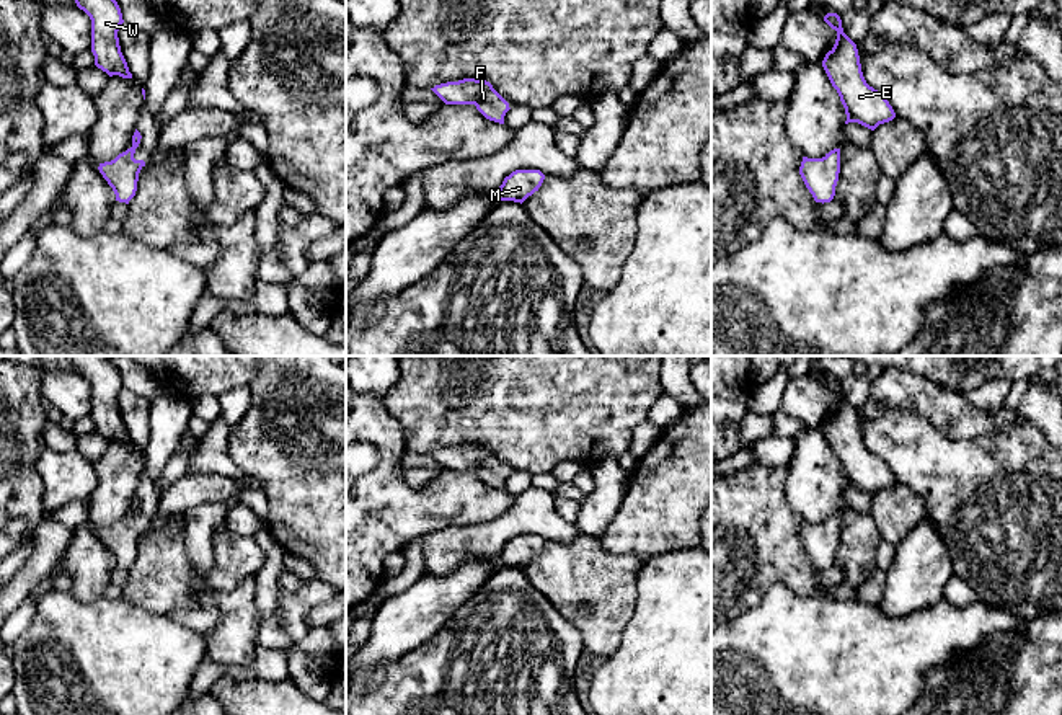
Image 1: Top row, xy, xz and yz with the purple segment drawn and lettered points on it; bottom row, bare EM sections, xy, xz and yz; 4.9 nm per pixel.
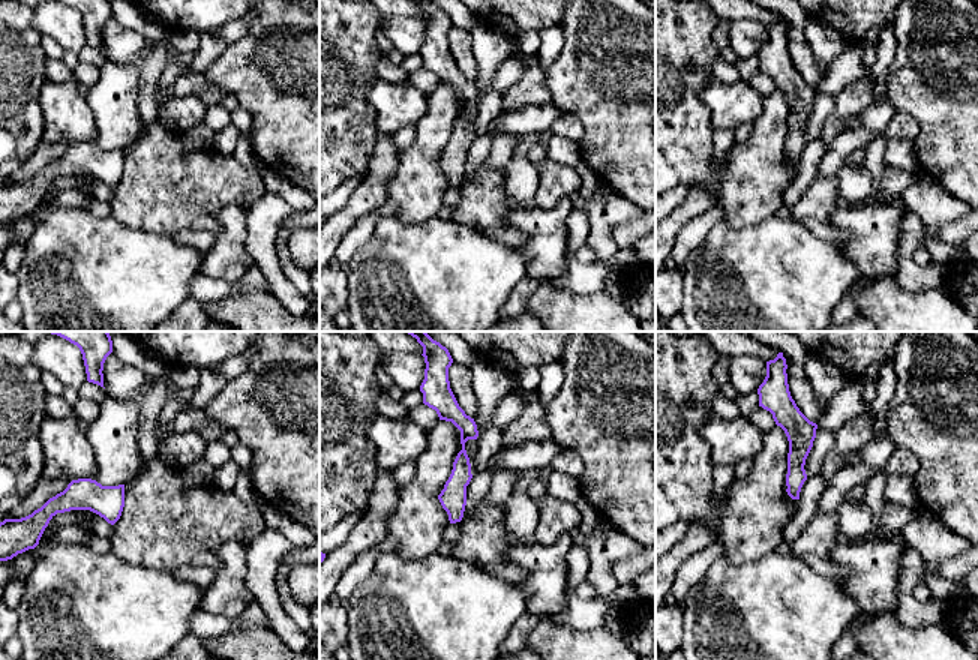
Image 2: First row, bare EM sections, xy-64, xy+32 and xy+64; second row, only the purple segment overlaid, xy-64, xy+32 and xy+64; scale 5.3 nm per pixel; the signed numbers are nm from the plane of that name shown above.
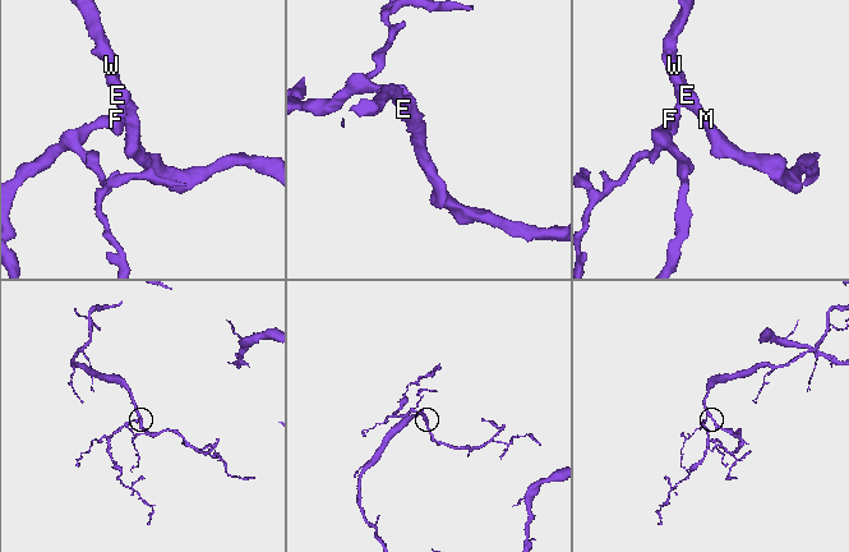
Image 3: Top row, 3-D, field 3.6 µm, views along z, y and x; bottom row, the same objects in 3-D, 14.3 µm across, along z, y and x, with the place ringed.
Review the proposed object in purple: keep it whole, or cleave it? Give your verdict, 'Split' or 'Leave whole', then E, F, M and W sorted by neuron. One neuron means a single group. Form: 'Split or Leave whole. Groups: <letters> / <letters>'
Leave whole. Groups: E F M W

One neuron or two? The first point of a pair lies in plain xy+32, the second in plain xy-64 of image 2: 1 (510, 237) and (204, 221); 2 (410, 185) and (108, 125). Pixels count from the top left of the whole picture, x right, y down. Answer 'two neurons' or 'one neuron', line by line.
1: two neurons
2: one neuron

